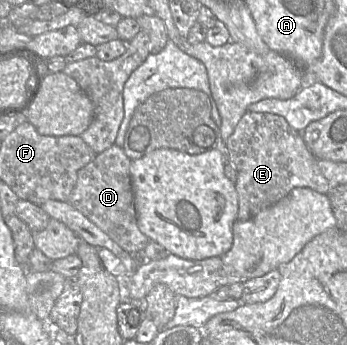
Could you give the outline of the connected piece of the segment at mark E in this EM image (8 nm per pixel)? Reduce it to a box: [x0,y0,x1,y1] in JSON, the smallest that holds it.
[227,111,330,220]

